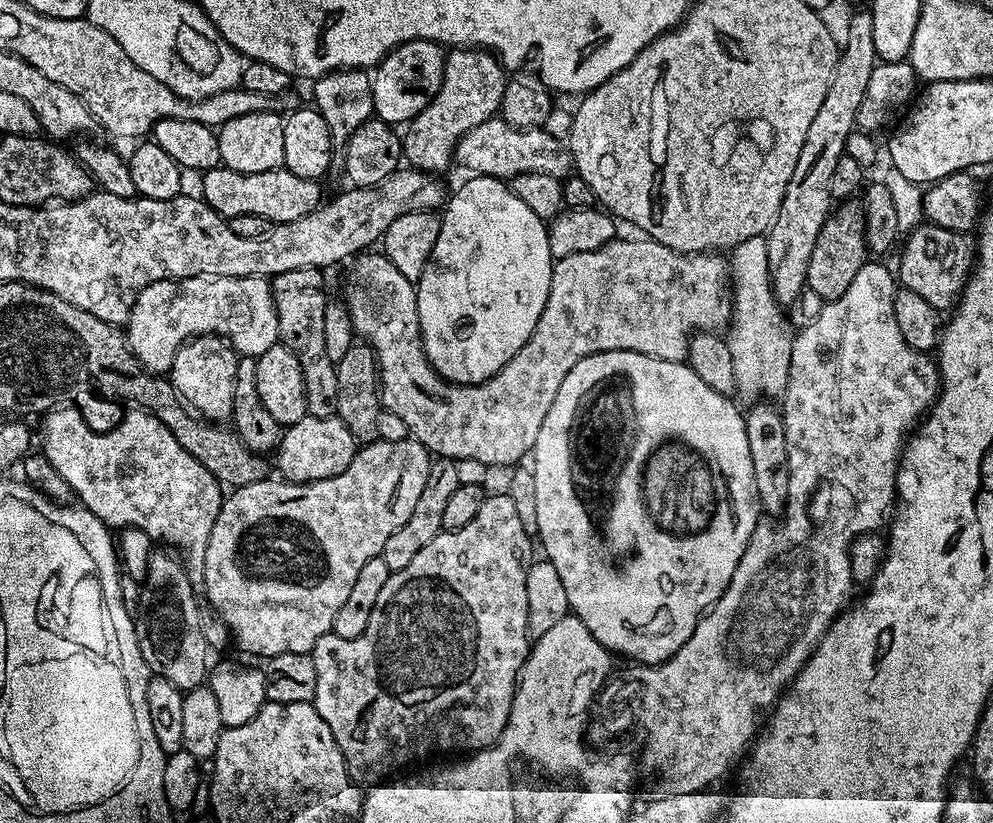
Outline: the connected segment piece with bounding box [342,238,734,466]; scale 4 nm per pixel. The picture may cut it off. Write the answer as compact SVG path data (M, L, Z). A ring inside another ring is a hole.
M617 238L598 250L586 250L586 254L570 254L570 258L562 258L555 261L552 266L550 294L546 298L546 306L538 318L538 326L534 326L534 334L530 334L526 346L522 346L522 350L518 350L518 354L514 354L514 358L510 358L510 362L506 362L506 366L502 366L502 370L498 370L498 374L494 374L489 380L481 384L449 384L447 380L438 375L434 370L434 366L430 366L430 362L424 353L424 343L420 337L420 323L418 322L415 283L406 279L402 274L398 274L398 266L394 266L394 262L390 262L388 257L379 251L368 250L363 254L357 255L351 261L351 264L353 263L352 269L349 270L348 277L344 280L342 303L344 309L350 314L353 333L363 343L367 344L376 356L376 367L380 373L380 403L383 411L390 414L398 414L398 418L402 418L402 422L406 422L409 437L417 440L423 448L428 449L429 453L435 454L437 457L457 462L473 460L476 464L508 464L507 466L516 466L523 461L520 460L523 456L525 459L535 448L538 442L538 430L542 430L542 422L546 418L546 413L550 411L550 405L554 403L554 397L558 395L558 386L562 386L562 381L566 379L566 374L570 374L570 370L574 370L574 366L578 366L578 362L582 362L582 358L586 358L590 354L609 352L610 350L630 350L631 352L646 354L650 358L658 358L659 360L669 360L670 362L687 361L688 339L693 334L697 332L719 333L721 330L727 329L732 322L732 301L734 297L730 283L729 261L725 257L723 260L720 257L723 255L717 254L715 251L675 252L670 250L670 246L662 246L662 242L657 240L636 239L640 240Z

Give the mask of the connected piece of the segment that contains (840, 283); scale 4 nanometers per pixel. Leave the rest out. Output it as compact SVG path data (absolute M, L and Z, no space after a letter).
M844 202L829 215L818 234L818 242L814 242L814 254L810 254L808 267L807 291L821 296L821 301L827 302L842 298L854 282L854 274L862 270L869 259L868 243L864 237L864 209L859 203Z

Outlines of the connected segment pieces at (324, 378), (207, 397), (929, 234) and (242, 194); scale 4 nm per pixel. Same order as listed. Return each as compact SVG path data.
M303 268L286 270L286 274L278 274L270 280L274 310L278 314L279 343L286 345L294 358L298 358L306 392L306 410L314 418L335 416L338 406L338 374L330 354L326 354L326 337L322 334L326 306L330 303L330 296L324 293L324 276L319 268Z
M194 336L176 351L170 379L177 394L191 411L209 422L224 422L231 417L234 378L238 353L221 336Z
M920 222L920 225L908 237L906 236L903 237L902 247L899 249L899 283L914 290L914 294L920 295L921 298L926 298L930 306L941 310L951 309L964 291L964 285L967 284L974 267L976 245L973 237L927 222Z
M221 166L203 173L202 180L202 198L216 213L225 218L254 214L266 218L272 224L285 224L294 222L294 218L302 218L315 212L322 203L321 181L298 178L298 174L286 167L261 172L235 172Z

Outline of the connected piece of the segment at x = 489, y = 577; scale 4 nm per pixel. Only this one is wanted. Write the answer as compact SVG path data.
M500 494L500 496L489 495L482 502L482 510L478 510L478 514L474 514L474 518L470 522L466 522L466 526L462 526L458 530L450 530L449 532L441 530L434 538L434 542L430 542L427 546L422 546L422 550L418 550L418 555L414 557L405 568L394 572L390 578L386 578L386 586L382 586L381 592L378 593L378 602L374 602L374 611L370 613L370 623L366 626L366 630L362 630L362 634L358 634L358 638L338 638L332 631L326 633L322 638L318 638L318 642L310 653L312 661L314 662L314 670L318 670L318 690L316 691L314 703L318 714L322 718L322 722L326 722L326 726L330 726L330 734L334 734L334 742L338 742L338 746L344 755L344 761L348 767L350 778L356 785L375 786L377 784L383 784L389 778L395 777L397 773L399 773L396 772L399 768L408 768L411 764L418 763L419 760L430 759L431 756L444 756L447 752L475 754L484 748L490 747L502 734L502 730L508 724L508 718L512 713L512 699L516 693L516 682L520 679L520 672L524 669L524 662L528 659L528 649L530 647L528 603L526 602L526 574L528 573L528 565L533 559L532 544L534 548L533 537L528 536L526 530L522 530L522 521L519 520L514 502L510 497L507 496L507 494Z

